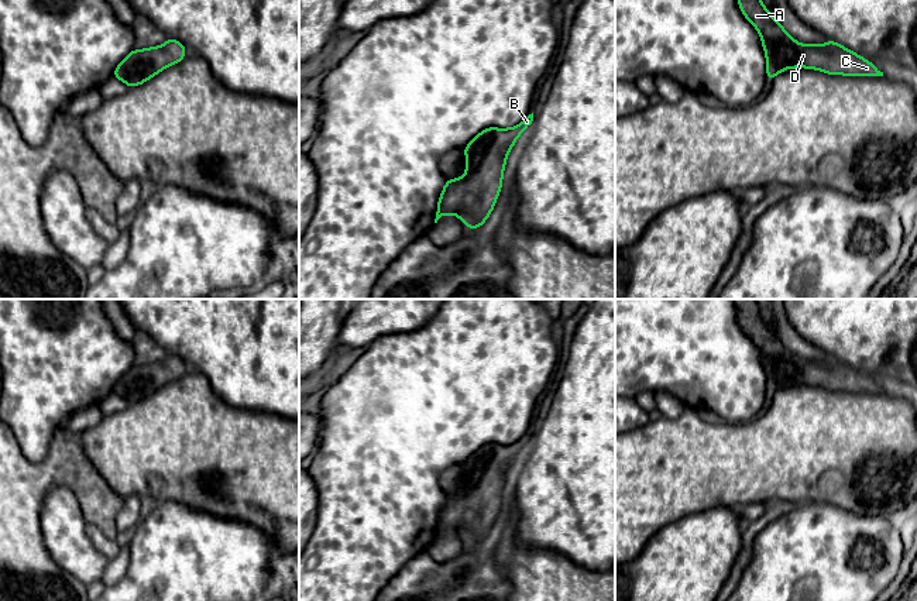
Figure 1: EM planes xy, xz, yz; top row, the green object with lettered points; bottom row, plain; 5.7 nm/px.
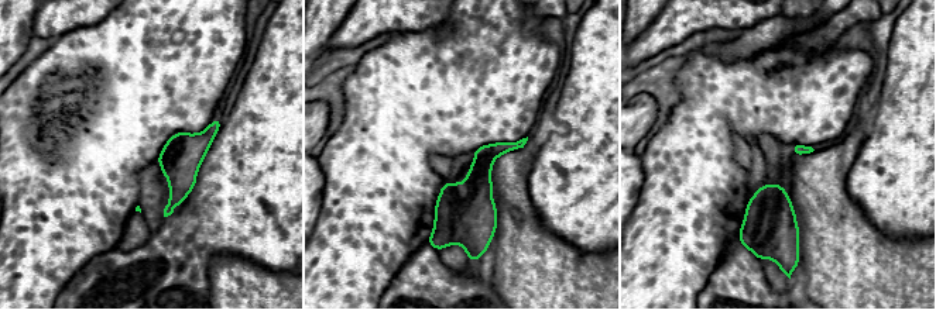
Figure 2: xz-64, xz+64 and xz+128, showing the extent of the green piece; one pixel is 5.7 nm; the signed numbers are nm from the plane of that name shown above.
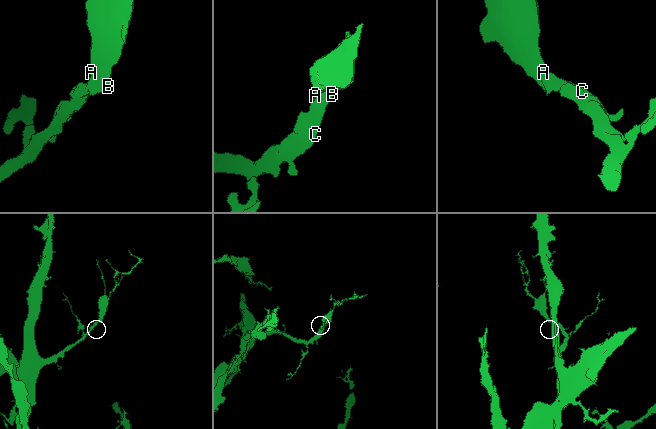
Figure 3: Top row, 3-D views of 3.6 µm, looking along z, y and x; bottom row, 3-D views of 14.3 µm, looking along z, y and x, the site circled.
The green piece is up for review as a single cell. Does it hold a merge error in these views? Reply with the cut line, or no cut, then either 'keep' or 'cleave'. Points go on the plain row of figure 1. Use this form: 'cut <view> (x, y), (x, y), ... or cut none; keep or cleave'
cut none; keep

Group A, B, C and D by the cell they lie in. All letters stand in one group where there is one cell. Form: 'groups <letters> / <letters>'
groups A B C D

